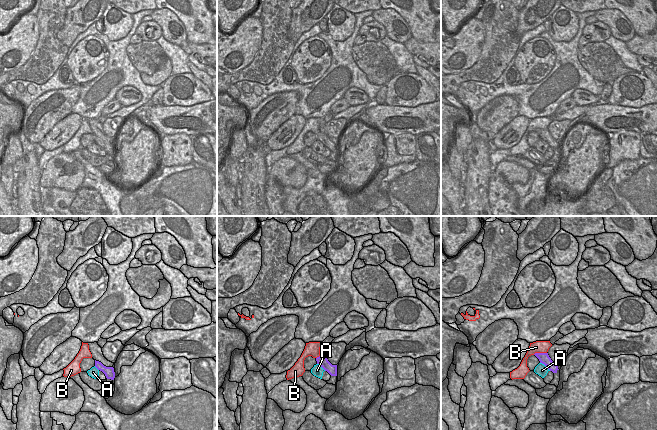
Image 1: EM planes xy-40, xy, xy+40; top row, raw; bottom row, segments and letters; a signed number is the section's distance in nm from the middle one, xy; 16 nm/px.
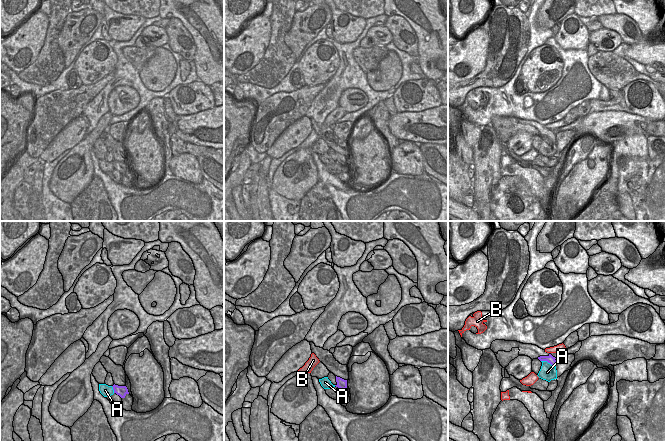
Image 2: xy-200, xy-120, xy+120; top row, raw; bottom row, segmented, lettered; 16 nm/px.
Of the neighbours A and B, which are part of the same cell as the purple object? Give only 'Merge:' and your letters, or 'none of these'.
Merge: none of these

